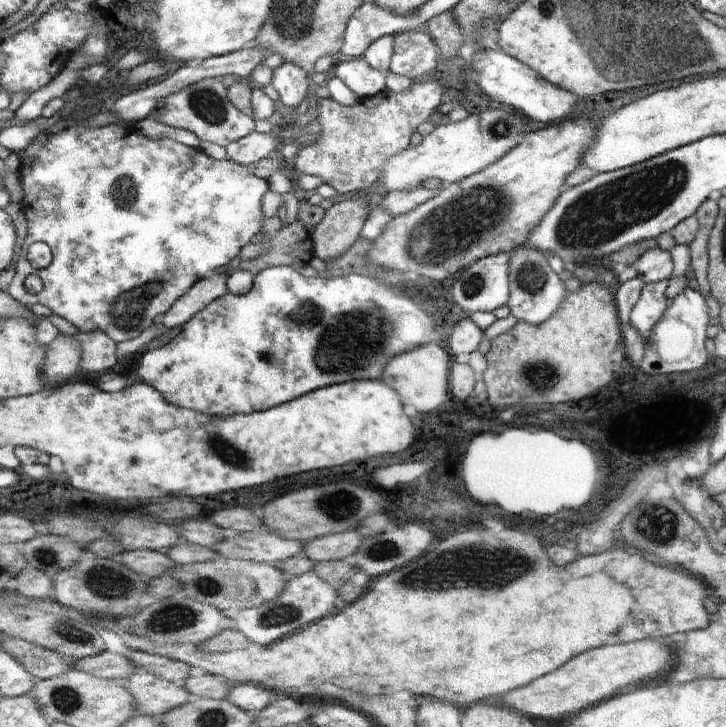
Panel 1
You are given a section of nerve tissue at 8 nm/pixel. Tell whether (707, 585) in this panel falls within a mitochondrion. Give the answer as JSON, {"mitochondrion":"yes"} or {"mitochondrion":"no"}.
{"mitochondrion":"no"}

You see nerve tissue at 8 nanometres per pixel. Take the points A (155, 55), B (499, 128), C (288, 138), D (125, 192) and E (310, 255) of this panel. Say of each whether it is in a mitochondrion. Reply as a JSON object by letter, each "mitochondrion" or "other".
{"A":"other","B":"mitochondrion","C":"other","D":"mitochondrion","E":"other"}

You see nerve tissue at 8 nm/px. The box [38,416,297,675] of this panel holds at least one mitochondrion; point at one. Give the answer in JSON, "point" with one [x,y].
{"point":[104,582]}

